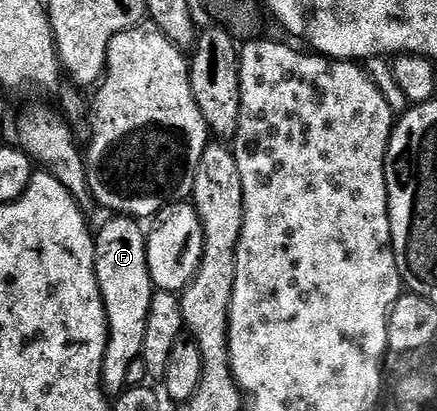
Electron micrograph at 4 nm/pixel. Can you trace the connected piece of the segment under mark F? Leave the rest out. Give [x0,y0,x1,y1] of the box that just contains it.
[95,217,153,393]

